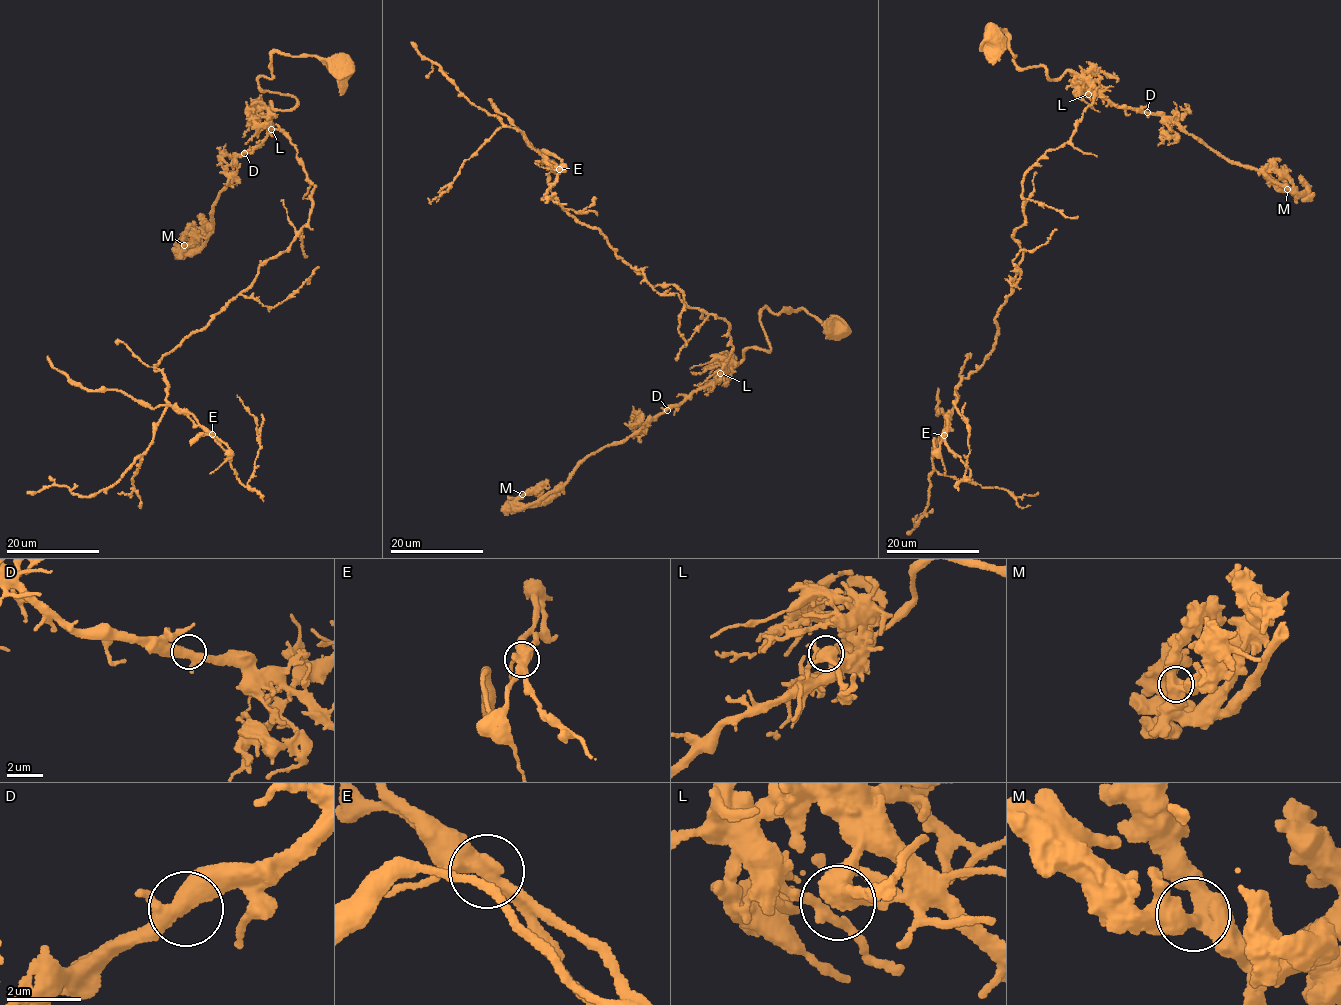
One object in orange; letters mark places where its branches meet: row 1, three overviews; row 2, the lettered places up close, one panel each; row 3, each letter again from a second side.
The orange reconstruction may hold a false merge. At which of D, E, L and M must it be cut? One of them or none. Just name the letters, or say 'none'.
E

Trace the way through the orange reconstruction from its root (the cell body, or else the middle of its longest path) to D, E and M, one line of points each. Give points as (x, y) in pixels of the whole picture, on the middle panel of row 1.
D: (840, 328), (804, 309), (773, 314), (765, 307), (760, 324), (769, 351), (745, 348), (731, 370), (667, 410)
E: (840, 328), (765, 307), (770, 349), (723, 384), (729, 324), (570, 215), (543, 162), (559, 169)
M: (840, 328), (765, 307), (769, 351), (745, 348), (556, 489), (521, 506), (522, 494)

